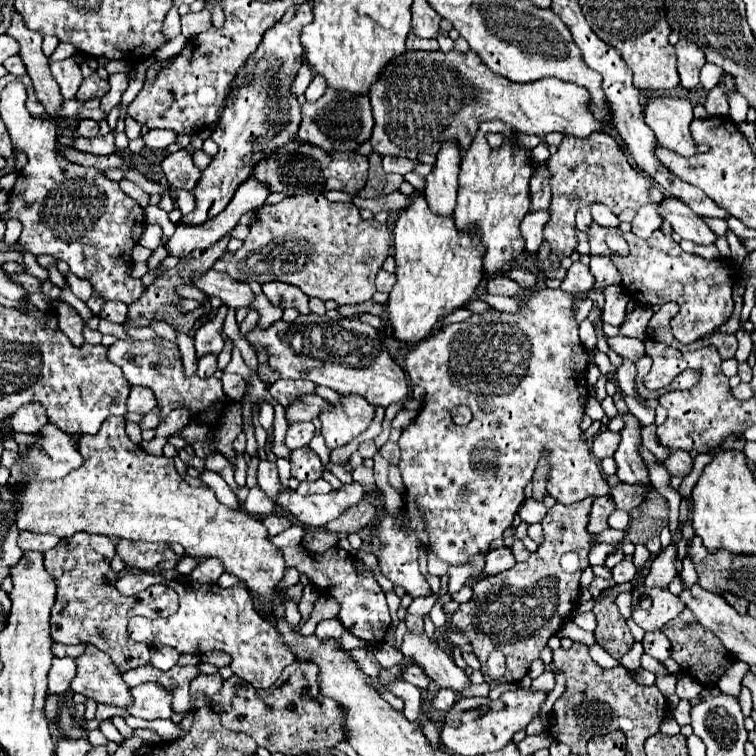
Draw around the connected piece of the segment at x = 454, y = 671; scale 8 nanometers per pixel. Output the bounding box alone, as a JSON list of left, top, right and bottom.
[400,633,472,693]

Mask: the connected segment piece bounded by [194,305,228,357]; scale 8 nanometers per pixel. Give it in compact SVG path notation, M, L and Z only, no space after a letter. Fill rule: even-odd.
M222 305L216 315L204 323L196 335L194 335L194 343L196 343L196 353L198 357L206 355L206 353L220 353L224 347L224 335L222 335L222 327L224 327L224 317L226 317L228 309Z

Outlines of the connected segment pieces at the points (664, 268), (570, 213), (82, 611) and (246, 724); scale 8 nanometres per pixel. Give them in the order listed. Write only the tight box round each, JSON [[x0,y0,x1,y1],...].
[[588,221,736,343],[544,133,664,265],[44,533,178,673],[210,661,344,753]]

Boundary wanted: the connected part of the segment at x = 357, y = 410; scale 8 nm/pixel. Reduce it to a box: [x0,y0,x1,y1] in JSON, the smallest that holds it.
[320,395,374,451]

